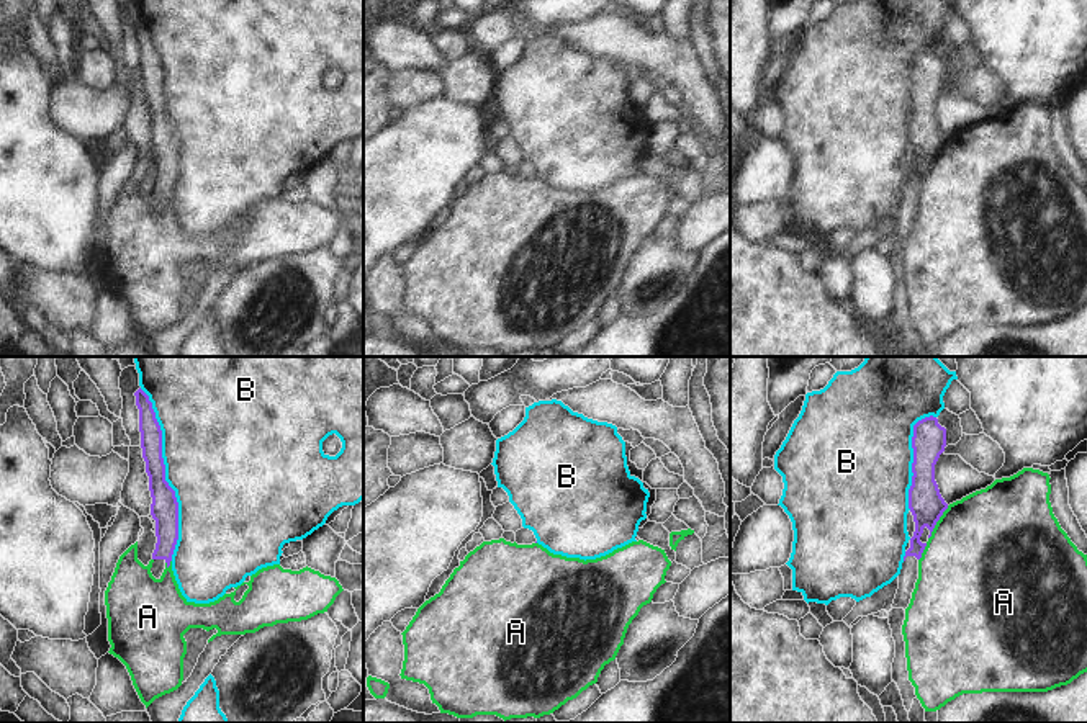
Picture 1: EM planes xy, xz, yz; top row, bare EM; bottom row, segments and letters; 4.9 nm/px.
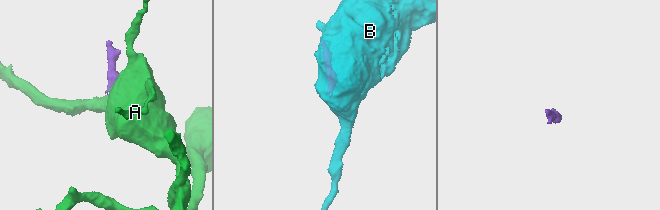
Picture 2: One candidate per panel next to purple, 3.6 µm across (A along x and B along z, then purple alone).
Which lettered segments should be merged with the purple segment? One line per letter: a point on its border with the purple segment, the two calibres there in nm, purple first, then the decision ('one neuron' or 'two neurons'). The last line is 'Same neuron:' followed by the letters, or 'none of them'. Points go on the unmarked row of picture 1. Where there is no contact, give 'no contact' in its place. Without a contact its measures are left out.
A: contact yz (937, 154); calibres 170 and 500 nm; two neurons
B: contact xy (164, 108); calibres 140 and 480 nm; two neurons
Same neuron: none of them

